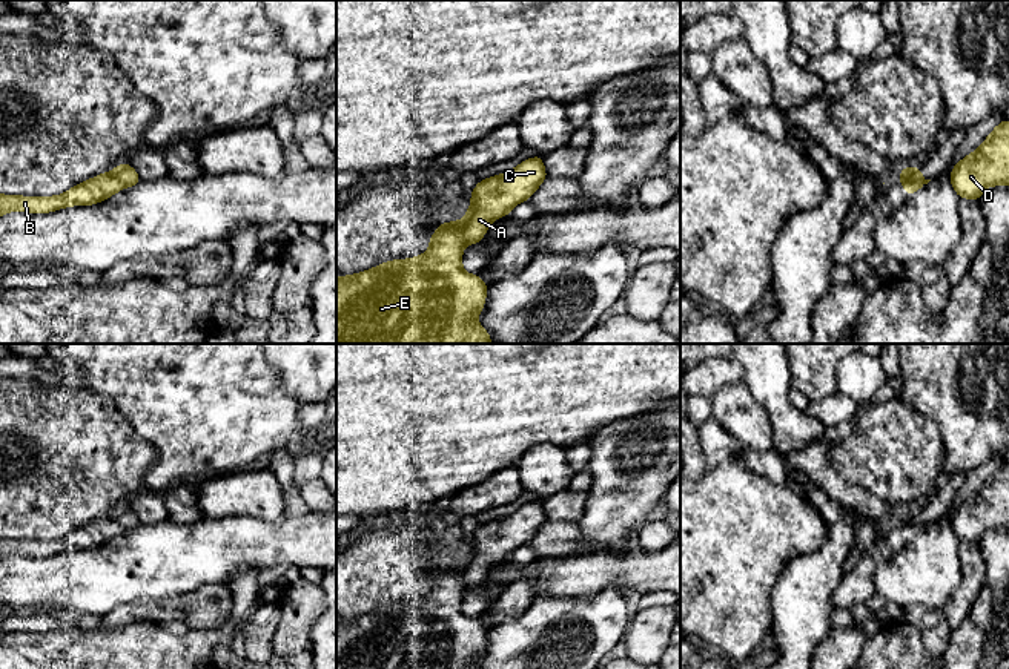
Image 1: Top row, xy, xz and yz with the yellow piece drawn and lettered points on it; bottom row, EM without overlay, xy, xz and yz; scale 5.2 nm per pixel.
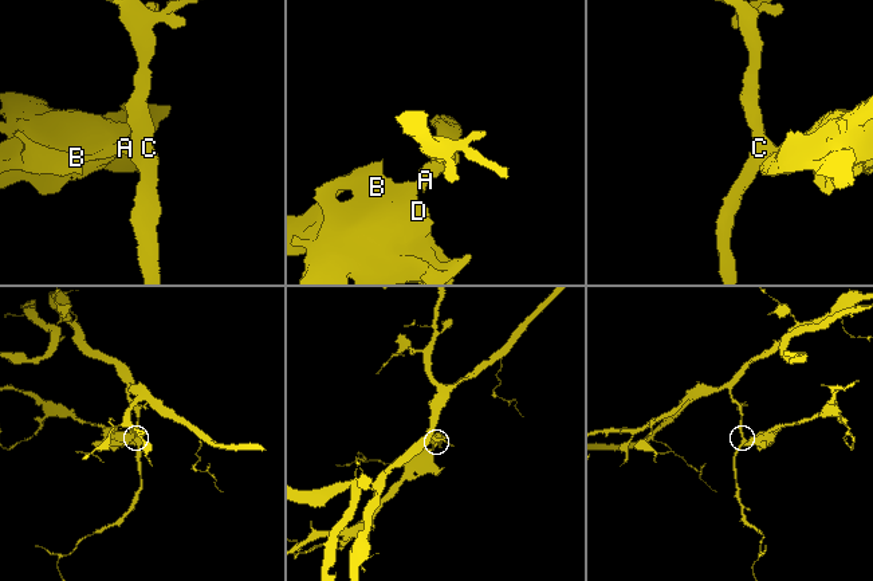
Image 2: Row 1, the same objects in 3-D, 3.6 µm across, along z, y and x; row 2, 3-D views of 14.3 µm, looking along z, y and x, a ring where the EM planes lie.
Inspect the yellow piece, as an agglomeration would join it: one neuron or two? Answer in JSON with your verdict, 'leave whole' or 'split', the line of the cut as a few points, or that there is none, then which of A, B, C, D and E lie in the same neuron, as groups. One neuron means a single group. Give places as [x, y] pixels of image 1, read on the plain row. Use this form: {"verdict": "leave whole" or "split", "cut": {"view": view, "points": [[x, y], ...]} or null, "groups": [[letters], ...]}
{"verdict": "split", "cut": {"view": "xz", "points": [[464, 563], [463, 585]]}, "groups": [["A", "C"], ["B", "D", "E"]]}

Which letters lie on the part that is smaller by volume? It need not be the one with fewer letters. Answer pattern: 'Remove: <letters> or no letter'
Remove: B, D, E

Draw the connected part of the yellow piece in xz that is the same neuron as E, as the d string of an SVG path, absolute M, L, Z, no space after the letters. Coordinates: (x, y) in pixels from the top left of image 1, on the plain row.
M464 563L455 566L442 566L430 582L428 594L412 603L387 605L367 615L355 617L352 620L336 620L336 669L479 669L476 661L484 652L488 629L479 618L468 618L462 612L462 583Z

